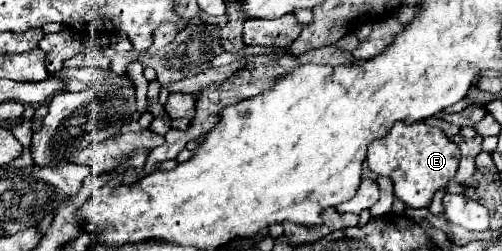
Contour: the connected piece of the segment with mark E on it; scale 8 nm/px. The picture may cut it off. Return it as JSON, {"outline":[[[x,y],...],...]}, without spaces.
{"outline":[[[395,123],[393,129],[369,145],[367,165],[377,175],[387,175],[393,181],[395,197],[401,199],[407,207],[429,207],[433,193],[447,185],[449,179],[457,173],[461,151],[449,141],[439,127],[429,127],[421,123]]]}

